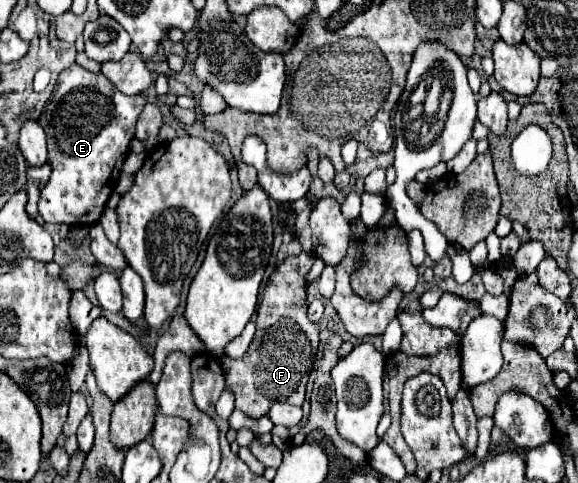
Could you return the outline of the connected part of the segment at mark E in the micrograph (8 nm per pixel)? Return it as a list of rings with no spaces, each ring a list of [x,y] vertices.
[[[73,64],[65,68],[59,78],[57,86],[53,90],[53,96],[49,98],[43,114],[41,124],[47,134],[47,146],[49,146],[49,164],[53,168],[51,180],[41,192],[39,200],[39,214],[45,222],[53,224],[67,224],[67,226],[93,226],[99,222],[105,204],[117,186],[117,178],[123,166],[123,160],[129,154],[129,144],[135,138],[135,122],[145,106],[145,96],[127,96],[121,94],[115,84],[105,78],[101,72],[89,72],[81,68],[79,64]]]

